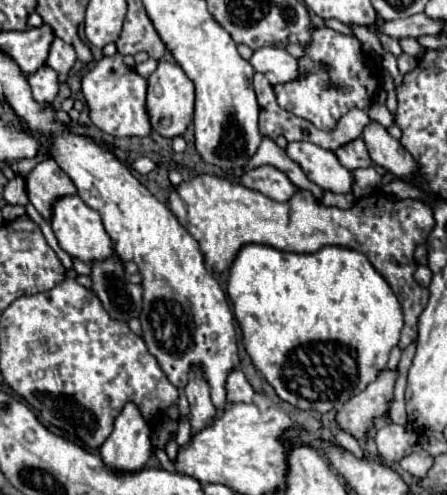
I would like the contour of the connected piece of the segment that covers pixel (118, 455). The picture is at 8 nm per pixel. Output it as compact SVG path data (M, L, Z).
M132 401L114 419L114 431L98 451L108 467L120 467L120 471L140 471L146 465L152 455L150 427Z

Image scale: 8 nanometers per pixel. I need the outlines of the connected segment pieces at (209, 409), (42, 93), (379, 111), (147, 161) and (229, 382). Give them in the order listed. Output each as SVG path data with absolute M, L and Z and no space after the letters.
M196 365L190 367L190 377L188 377L188 385L184 387L184 391L190 401L192 429L198 431L200 427L204 427L204 423L210 423L218 413L216 407L212 405L212 399L210 399L210 385L202 377L200 367L196 367Z
M42 65L38 71L34 71L32 75L28 75L30 87L32 87L32 95L38 103L52 103L56 93L58 93L58 75L52 67Z
M380 103L372 105L372 107L368 109L368 115L370 115L372 121L376 121L376 123L380 123L380 125L384 125L384 127L390 127L390 125L394 123L392 113L386 109L386 105L380 105Z
M141 156L136 161L134 161L132 166L142 175L146 175L153 171L157 165L150 158Z
M232 369L228 379L226 379L226 401L230 403L252 403L254 397L254 389L252 385L246 381L244 373L240 369Z

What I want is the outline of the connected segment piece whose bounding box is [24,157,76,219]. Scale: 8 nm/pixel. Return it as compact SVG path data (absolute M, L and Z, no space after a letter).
M48 157L44 161L40 161L26 177L26 191L28 191L28 199L30 203L36 207L38 213L42 213L42 217L50 219L52 213L52 203L58 197L64 195L76 195L76 187L74 183L68 179L68 175L58 167L58 163Z

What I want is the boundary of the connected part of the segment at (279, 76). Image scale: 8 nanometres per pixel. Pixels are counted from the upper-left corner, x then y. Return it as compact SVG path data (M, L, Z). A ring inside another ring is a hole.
M260 47L252 53L250 65L254 71L264 73L264 77L276 85L276 83L286 83L298 77L298 61L290 53L286 53L280 47Z

